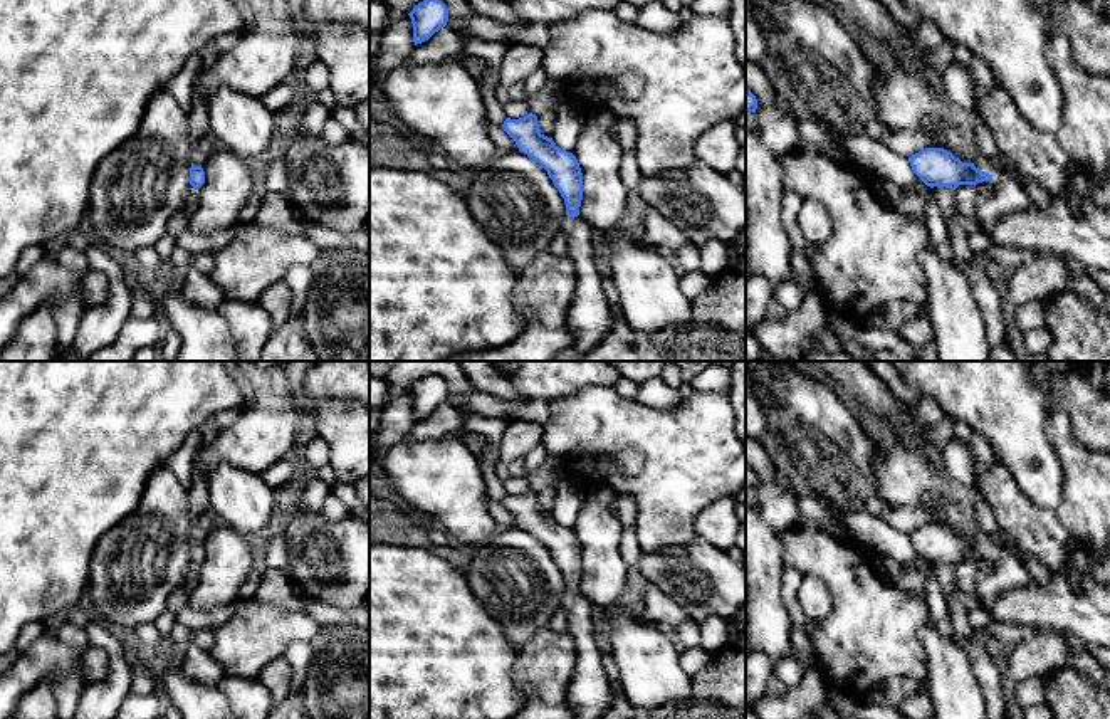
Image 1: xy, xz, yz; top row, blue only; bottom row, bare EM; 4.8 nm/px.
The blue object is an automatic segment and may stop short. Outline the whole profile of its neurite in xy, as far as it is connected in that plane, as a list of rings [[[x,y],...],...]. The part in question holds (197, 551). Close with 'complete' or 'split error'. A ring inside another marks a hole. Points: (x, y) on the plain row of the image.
[[[198,524],[191,526],[188,541],[190,541],[190,561],[193,564],[200,564],[205,559],[205,541],[208,538],[208,531],[200,527]]]; split error

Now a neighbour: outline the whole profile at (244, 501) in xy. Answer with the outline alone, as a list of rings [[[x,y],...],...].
[[[220,465],[207,479],[210,509],[218,522],[242,536],[252,536],[267,526],[275,509],[275,492],[262,475]]]

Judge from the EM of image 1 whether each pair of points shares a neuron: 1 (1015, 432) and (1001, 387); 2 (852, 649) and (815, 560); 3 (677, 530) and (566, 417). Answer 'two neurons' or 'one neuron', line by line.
1: one neuron
2: one neuron
3: one neuron

